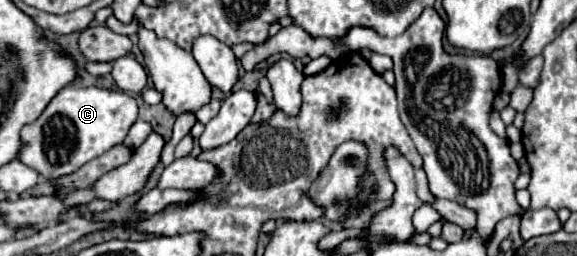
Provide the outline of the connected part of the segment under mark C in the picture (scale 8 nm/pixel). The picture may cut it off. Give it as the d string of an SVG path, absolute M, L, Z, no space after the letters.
M67 85L51 99L39 119L21 129L23 147L17 159L35 169L43 179L53 181L75 173L91 159L103 155L115 145L121 145L135 121L137 103L131 95L101 87Z

